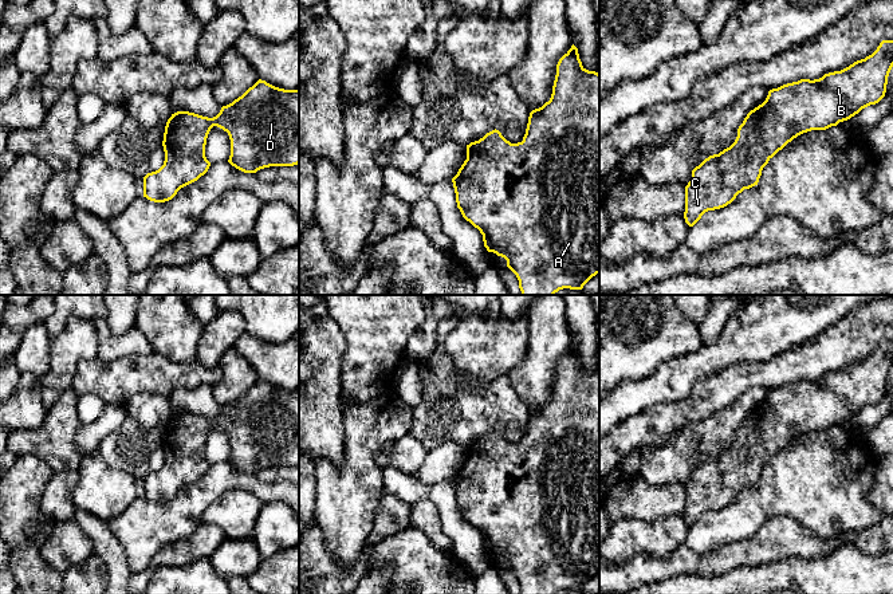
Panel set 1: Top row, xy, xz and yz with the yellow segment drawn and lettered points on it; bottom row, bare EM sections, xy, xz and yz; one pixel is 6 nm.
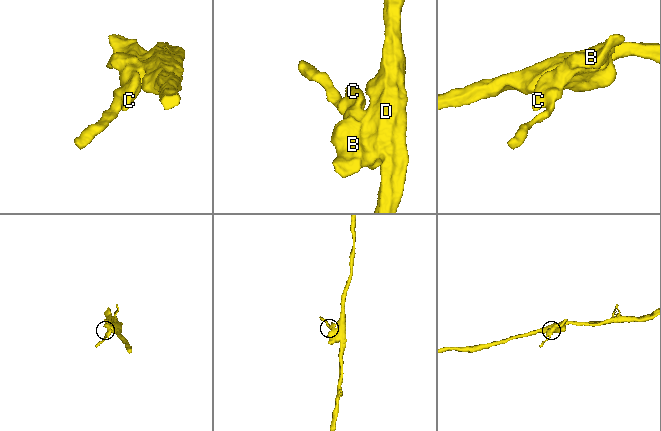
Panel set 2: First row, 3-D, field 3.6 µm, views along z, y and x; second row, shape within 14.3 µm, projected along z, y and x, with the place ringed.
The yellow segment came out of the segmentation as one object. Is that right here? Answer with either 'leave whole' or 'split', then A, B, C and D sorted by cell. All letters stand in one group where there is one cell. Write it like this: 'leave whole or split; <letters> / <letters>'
split; A B D / C

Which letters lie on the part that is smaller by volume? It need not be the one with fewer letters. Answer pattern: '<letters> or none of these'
C

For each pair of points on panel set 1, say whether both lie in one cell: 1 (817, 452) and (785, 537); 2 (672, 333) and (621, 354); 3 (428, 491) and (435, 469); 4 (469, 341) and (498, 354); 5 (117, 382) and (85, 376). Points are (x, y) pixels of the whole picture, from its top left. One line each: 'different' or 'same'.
1: different
2: same
3: different
4: same
5: same

